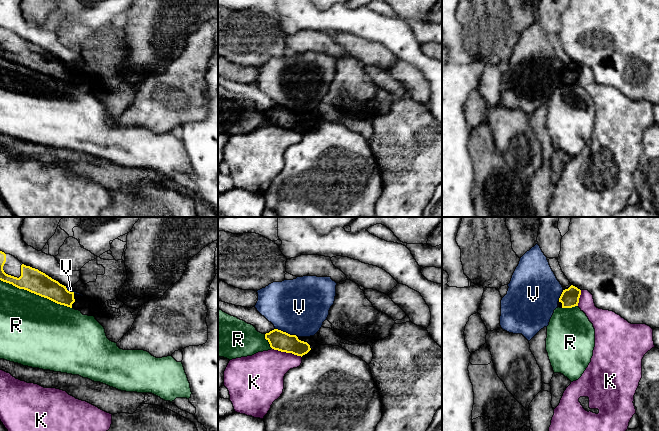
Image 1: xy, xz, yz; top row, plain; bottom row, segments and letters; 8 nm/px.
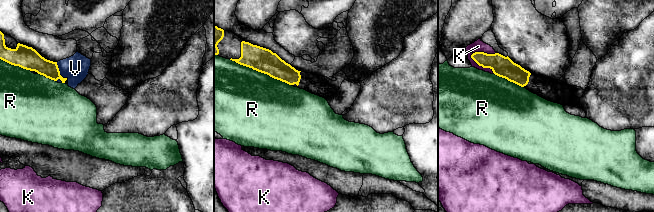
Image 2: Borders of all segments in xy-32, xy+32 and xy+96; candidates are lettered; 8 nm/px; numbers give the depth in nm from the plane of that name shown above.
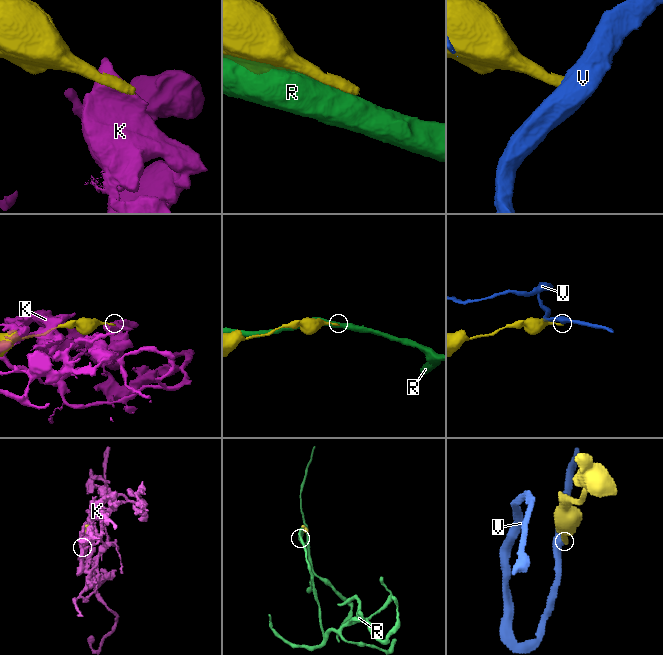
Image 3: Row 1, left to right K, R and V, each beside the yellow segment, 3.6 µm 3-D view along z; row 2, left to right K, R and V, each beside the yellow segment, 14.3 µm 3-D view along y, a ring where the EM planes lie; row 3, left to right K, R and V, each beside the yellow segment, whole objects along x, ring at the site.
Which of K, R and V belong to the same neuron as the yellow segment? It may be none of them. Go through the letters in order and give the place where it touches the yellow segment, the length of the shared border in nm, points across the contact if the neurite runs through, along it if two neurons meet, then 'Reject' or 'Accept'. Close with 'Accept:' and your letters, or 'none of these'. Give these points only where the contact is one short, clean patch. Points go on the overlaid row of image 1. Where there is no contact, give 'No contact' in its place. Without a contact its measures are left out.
K: Touches yellow at xz (287, 352). Shared border 260 nm. Reject
R: Touches yellow at xy (36, 294). Shared border 600 nm. Reject
V: Touches yellow at xz (285, 332). Shared border 190 nm. Boundary: xz (275, 328), (296, 336). Reject
Accept: none of these

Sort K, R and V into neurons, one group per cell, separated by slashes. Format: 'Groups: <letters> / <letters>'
Groups: K / R / V

